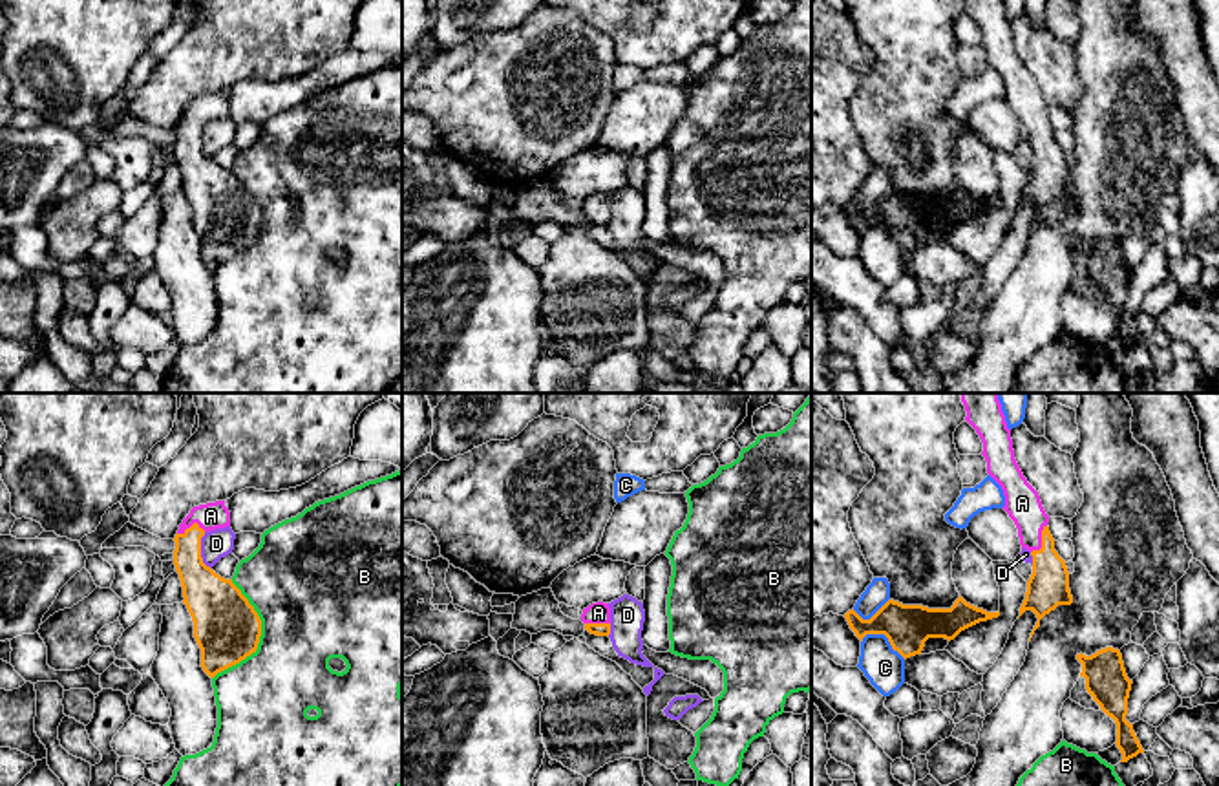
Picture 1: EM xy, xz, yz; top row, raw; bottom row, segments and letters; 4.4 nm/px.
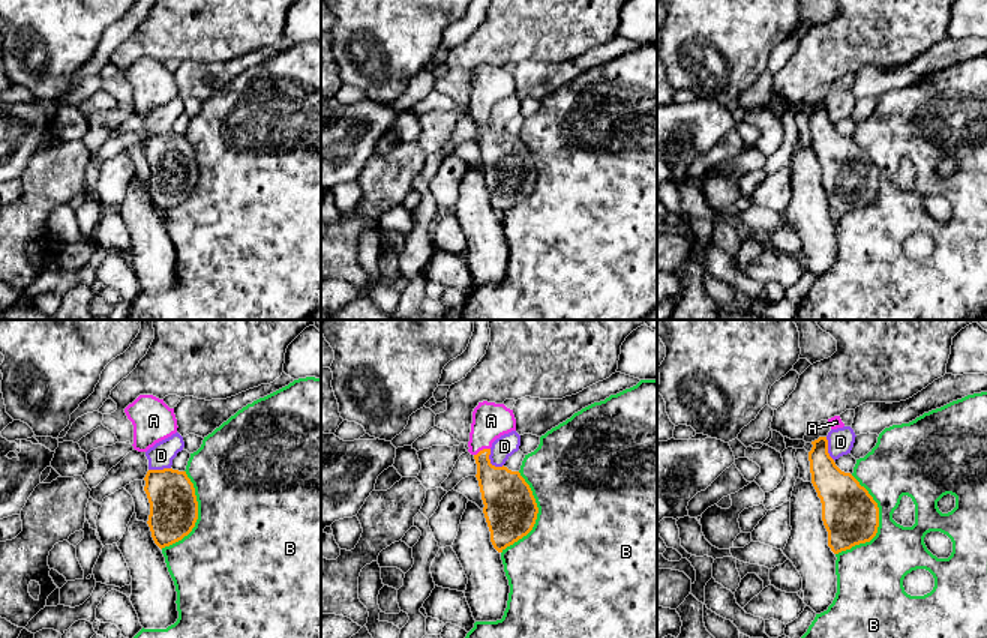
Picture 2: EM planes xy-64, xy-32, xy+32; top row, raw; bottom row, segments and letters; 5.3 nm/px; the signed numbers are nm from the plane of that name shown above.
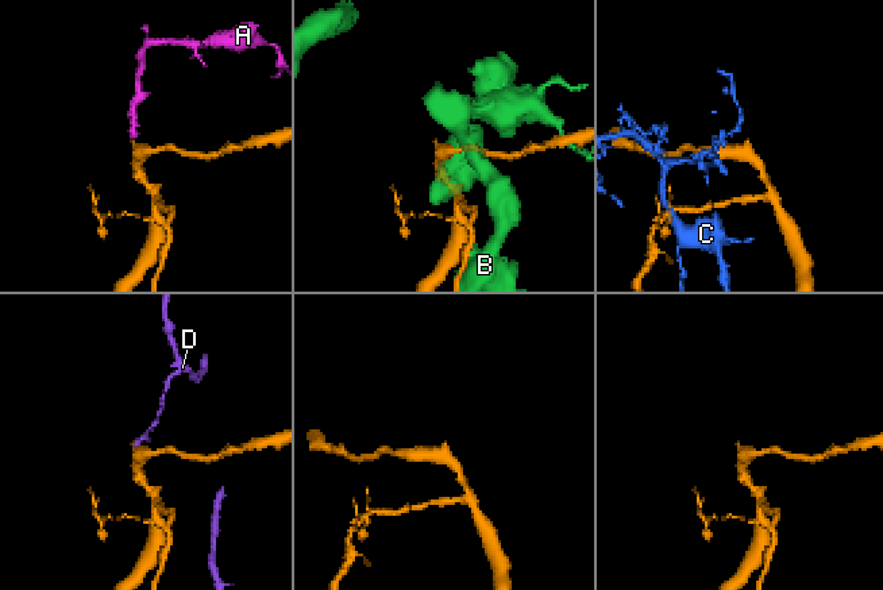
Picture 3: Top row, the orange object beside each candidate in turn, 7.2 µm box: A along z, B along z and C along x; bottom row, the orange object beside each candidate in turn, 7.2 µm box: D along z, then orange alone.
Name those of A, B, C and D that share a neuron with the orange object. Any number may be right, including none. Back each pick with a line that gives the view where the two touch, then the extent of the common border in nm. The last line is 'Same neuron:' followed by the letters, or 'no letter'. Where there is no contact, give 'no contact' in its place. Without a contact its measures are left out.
A: meets orange in yz; contact 140 nm long
Same neuron: A

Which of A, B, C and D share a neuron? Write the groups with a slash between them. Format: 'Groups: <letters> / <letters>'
Groups: A / B / C / D

